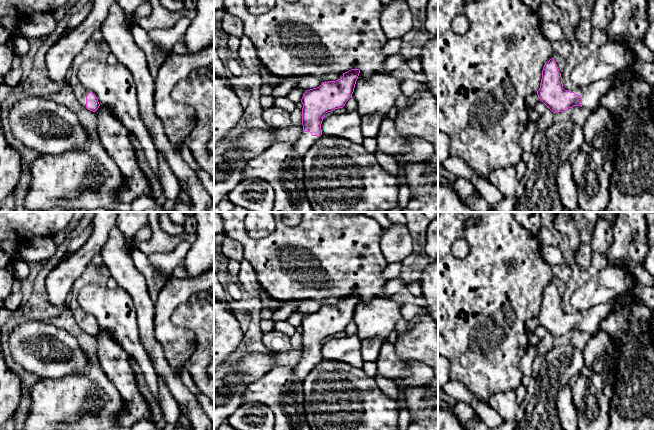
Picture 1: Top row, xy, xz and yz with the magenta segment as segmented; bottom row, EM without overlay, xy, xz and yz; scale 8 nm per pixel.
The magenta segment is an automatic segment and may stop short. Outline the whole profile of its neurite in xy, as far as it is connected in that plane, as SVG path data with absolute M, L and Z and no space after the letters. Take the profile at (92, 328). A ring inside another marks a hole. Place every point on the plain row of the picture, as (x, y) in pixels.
M78 306L71 308L76 323L88 334L96 336L100 328L94 316L88 314Z

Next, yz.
M553 282L542 294L542 303L537 319L553 337L564 336L574 330L594 335L600 331L601 323L616 309L616 297L570 316L563 312L561 297Z

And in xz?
M351 293L336 305L322 306L317 312L307 314L301 323L301 360L293 367L295 378L304 381L314 367L323 359L323 340L338 332L343 332L352 321L360 294Z

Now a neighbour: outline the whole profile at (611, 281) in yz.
M608 265L575 290L570 304L581 312L617 297L636 282L627 268Z

